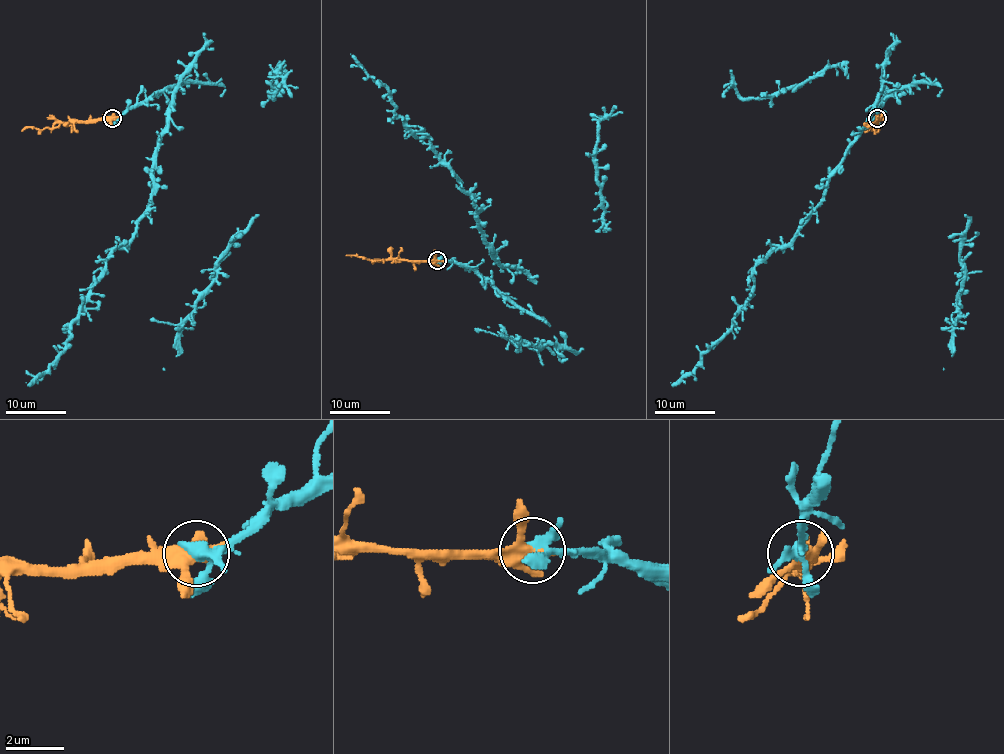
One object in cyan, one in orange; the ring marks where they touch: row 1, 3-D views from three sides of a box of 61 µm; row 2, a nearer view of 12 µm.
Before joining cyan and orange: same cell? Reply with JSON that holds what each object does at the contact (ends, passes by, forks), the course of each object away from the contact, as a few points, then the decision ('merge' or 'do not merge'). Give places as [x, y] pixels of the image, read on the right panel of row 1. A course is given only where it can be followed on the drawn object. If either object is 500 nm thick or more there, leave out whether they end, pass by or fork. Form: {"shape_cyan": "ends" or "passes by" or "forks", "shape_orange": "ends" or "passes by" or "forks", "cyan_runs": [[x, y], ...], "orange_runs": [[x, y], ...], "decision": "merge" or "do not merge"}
{"shape_cyan": "forks", "shape_orange": "forks", "cyan_runs": [[877, 118], [892, 90], [880, 92], [824, 199], [754, 268], [749, 300], [731, 324], [671, 383]], "orange_runs": [[877, 118], [877, 128], [871, 127], [871, 131]], "decision": "merge"}

